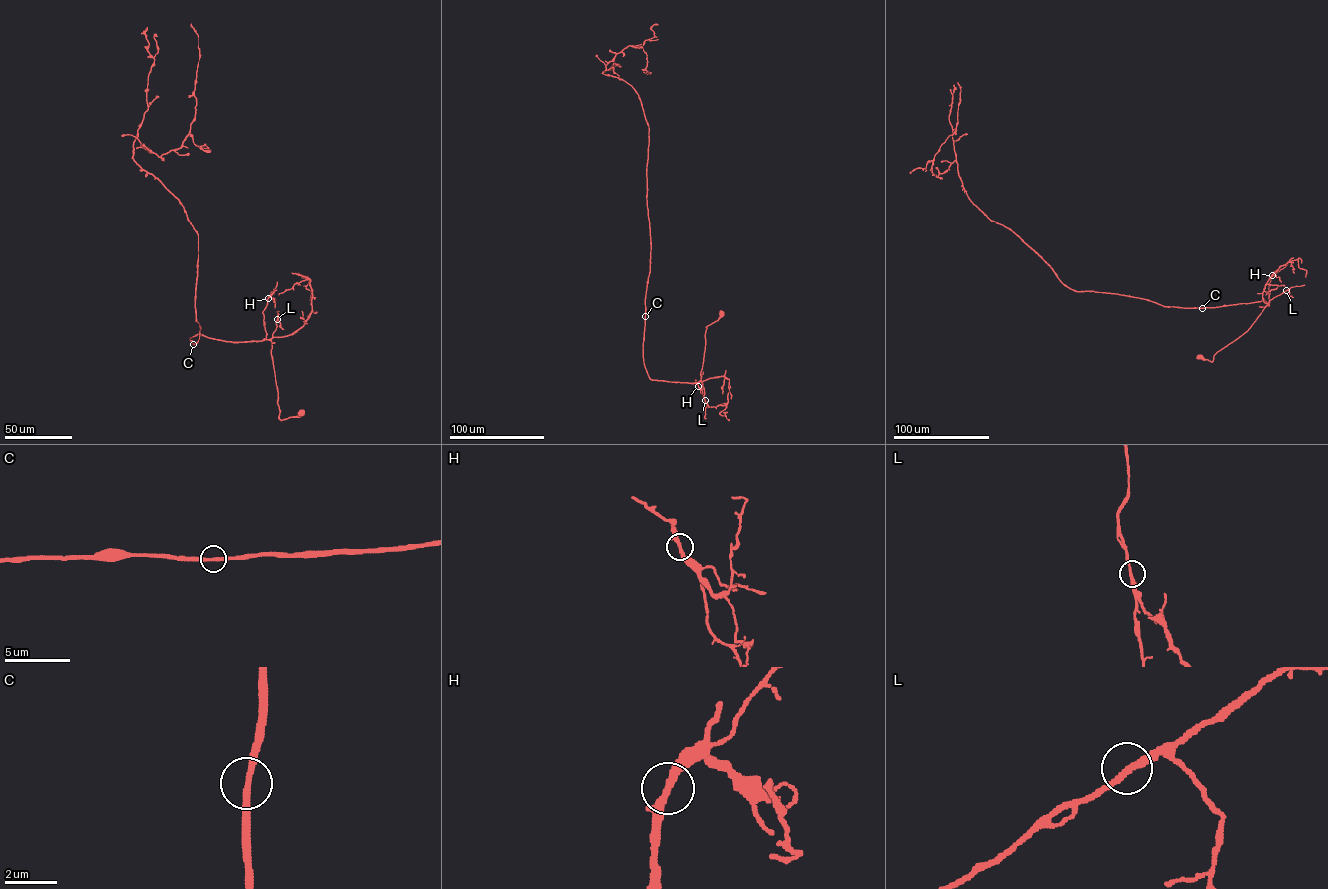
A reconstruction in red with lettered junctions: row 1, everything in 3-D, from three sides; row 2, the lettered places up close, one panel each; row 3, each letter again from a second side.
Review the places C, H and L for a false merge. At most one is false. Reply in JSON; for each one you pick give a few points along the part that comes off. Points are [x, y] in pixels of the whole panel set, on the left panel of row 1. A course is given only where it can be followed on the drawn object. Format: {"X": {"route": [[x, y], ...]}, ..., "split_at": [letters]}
{"split_at": []}

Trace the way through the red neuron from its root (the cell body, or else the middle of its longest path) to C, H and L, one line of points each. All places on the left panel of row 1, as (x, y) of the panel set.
C: (301, 414), (284, 419), (279, 418), (270, 340), (231, 342), (197, 334), (190, 338), (193, 344)
H: (301, 414), (284, 419), (279, 418), (272, 341), (266, 339), (263, 313), (268, 298)
L: (301, 414), (284, 419), (279, 418), (271, 353), (271, 339), (277, 319)

